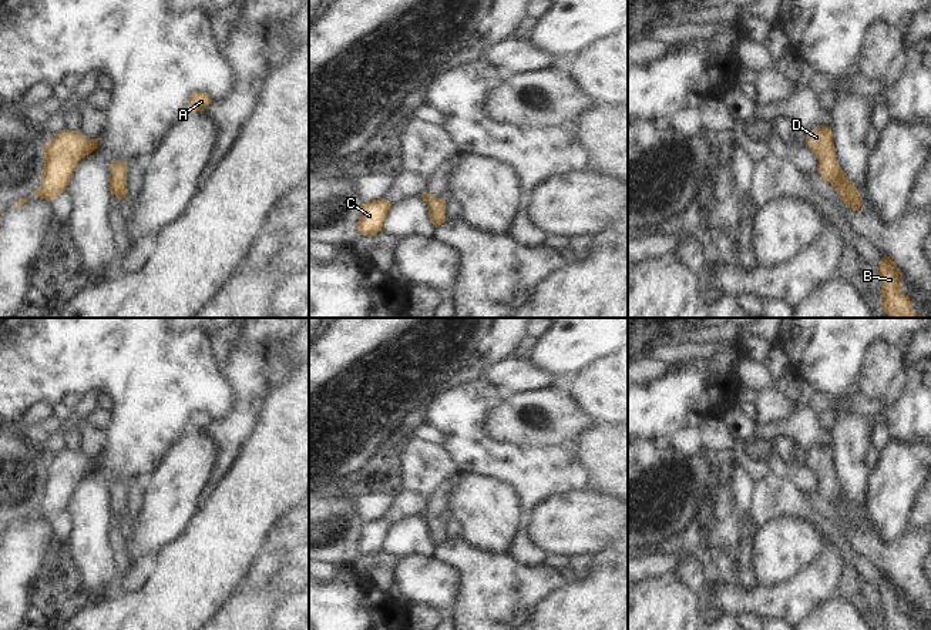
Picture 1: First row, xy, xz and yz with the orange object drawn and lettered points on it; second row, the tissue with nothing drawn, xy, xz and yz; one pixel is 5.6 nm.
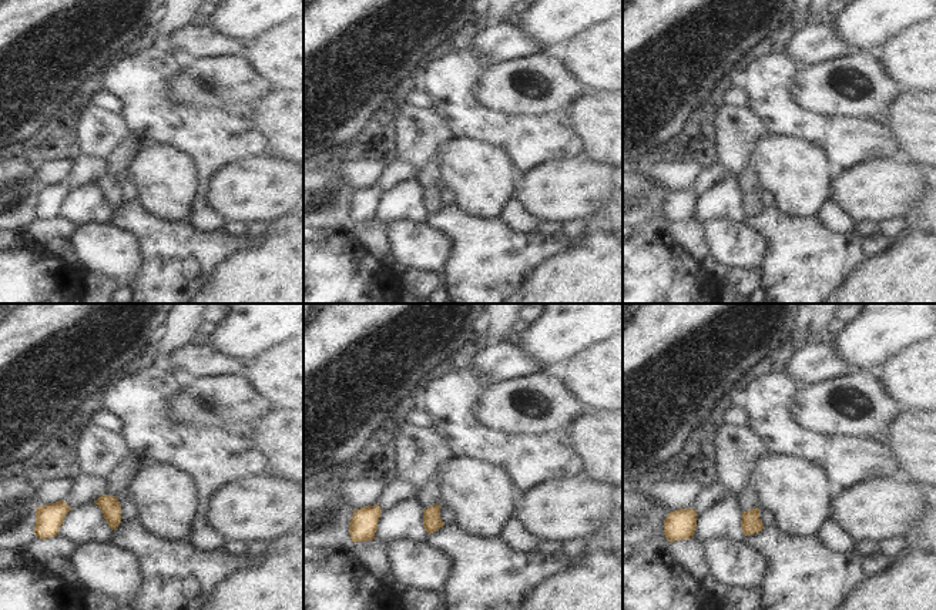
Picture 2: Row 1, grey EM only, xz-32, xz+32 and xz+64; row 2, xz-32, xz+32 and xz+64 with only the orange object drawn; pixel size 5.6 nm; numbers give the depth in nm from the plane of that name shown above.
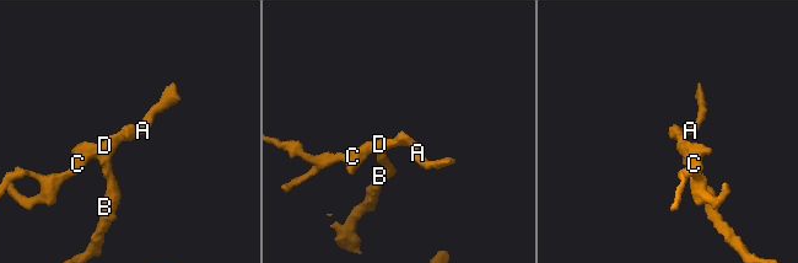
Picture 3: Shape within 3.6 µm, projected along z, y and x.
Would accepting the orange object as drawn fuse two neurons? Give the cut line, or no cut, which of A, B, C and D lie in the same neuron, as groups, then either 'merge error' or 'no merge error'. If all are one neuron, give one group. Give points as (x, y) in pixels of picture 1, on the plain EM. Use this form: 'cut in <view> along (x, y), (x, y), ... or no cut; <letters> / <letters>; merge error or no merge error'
no cut; A B C D; no merge error

